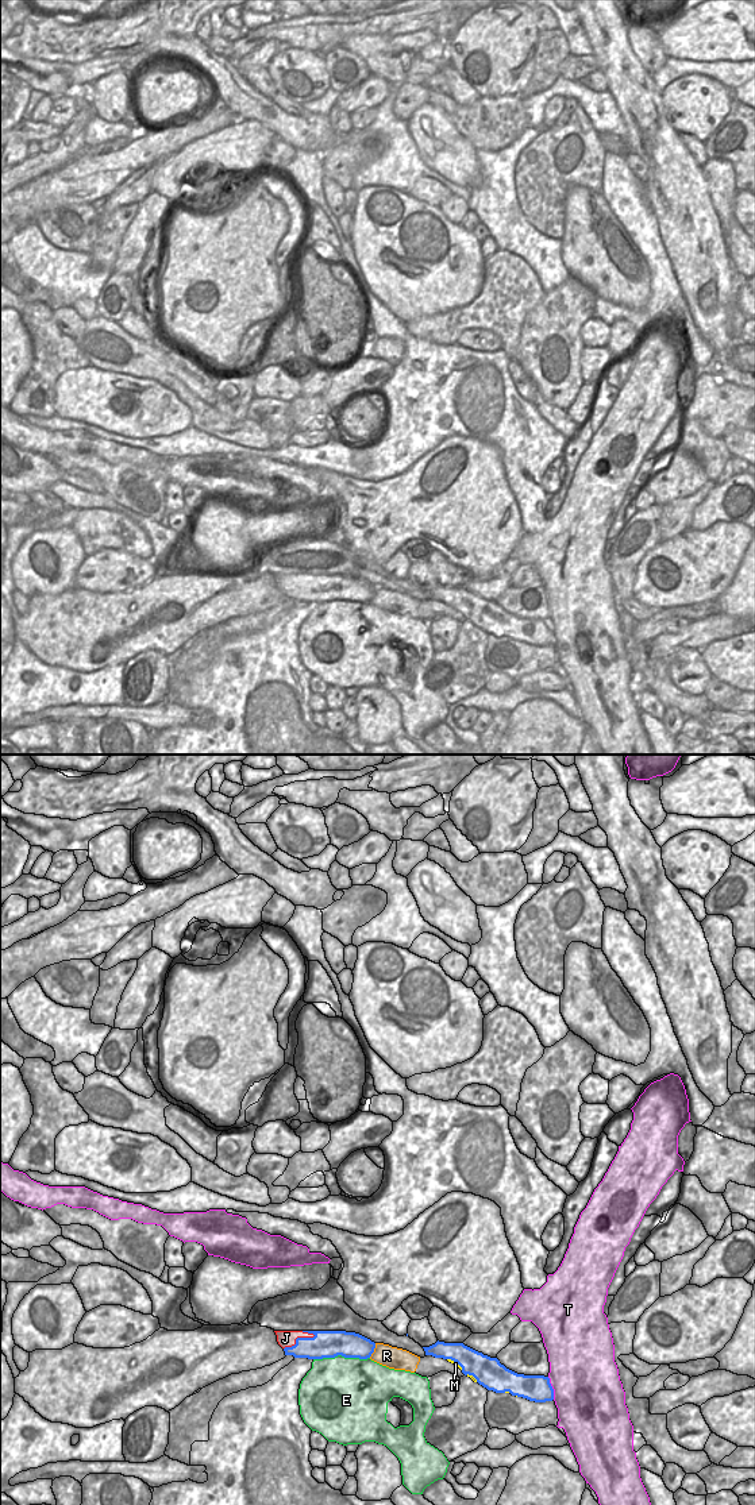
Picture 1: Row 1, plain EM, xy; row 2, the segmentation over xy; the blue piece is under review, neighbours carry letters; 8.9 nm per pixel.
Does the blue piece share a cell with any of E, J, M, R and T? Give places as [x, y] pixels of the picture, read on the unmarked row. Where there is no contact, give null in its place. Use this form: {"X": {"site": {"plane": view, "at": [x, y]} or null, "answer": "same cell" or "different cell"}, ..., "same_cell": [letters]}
{"E": {"site": {"plane": "xy", "at": [341, 598]}, "answer": "different cell"}, "J": {"site": {"plane": "xy", "at": [297, 582]}, "answer": "same cell"}, "M": {"site": {"plane": "xy", "at": [455, 605]}, "answer": "different cell"}, "R": {"site": {"plane": "xy", "at": [373, 594]}, "answer": "different cell"}, "T": {"site": {"plane": "xy", "at": [551, 632]}, "answer": "different cell"}, "same_cell": ["J"]}

